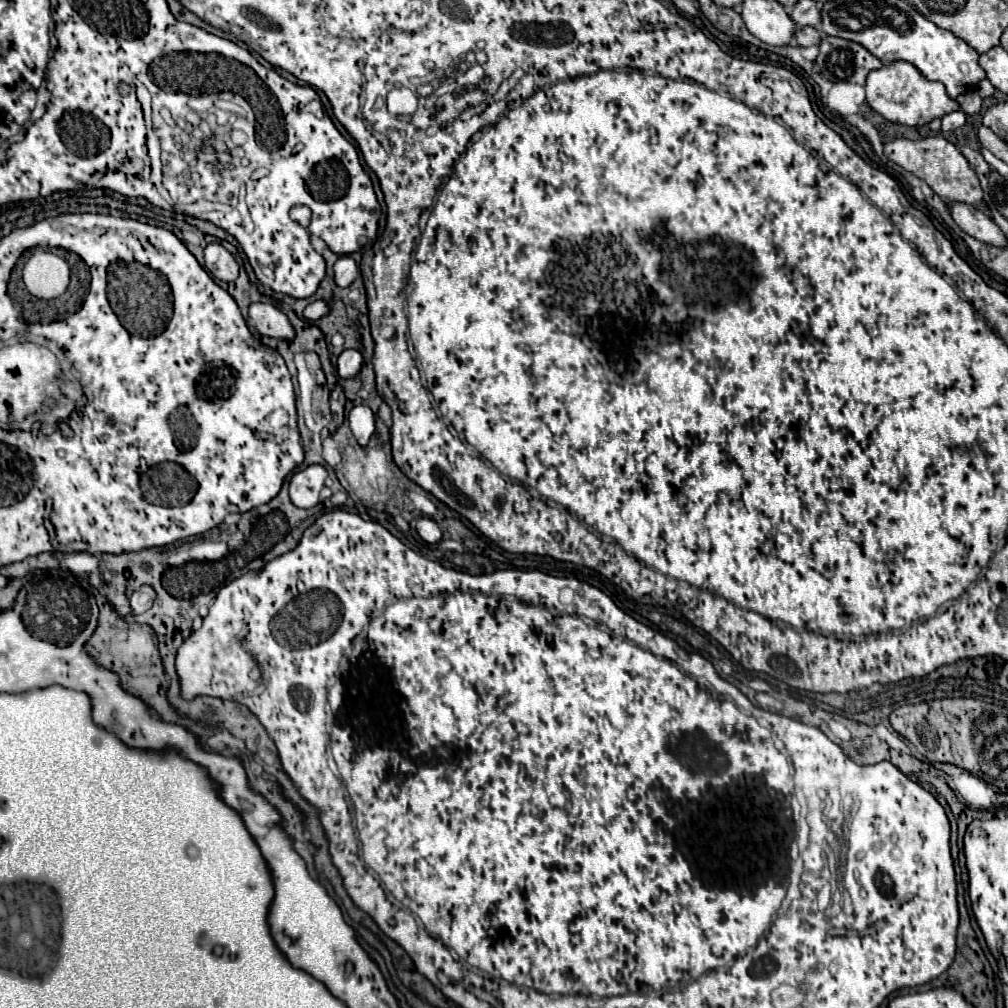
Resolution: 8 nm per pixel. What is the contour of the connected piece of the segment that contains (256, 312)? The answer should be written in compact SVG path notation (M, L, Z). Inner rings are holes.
M261 302L251 304L249 318L253 320L253 326L261 336L271 336L271 338L281 338L281 340L295 338L295 330L291 322L287 320L287 316L271 304L261 304Z

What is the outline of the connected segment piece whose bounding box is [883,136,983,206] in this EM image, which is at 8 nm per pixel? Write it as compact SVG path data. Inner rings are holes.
M929 136L921 140L907 140L907 138L897 138L891 140L883 146L883 152L889 160L905 168L907 172L915 174L917 178L925 180L931 190L945 202L965 202L971 206L983 206L983 192L979 186L979 180L975 172L969 168L969 162L961 156L961 152L947 142L943 136Z

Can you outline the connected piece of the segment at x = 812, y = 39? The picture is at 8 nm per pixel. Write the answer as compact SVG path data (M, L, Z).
M801 26L801 28L795 30L795 40L797 40L799 46L817 46L821 36L819 36L819 32L815 28Z

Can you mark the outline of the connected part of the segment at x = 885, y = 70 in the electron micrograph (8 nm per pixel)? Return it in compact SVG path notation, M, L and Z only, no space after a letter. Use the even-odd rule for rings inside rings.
M903 60L891 62L879 70L871 70L865 82L865 92L871 110L875 110L893 124L903 124L903 126L923 126L929 124L933 118L943 118L949 112L961 110L959 104L947 96L945 86L941 82L925 80L913 64Z

